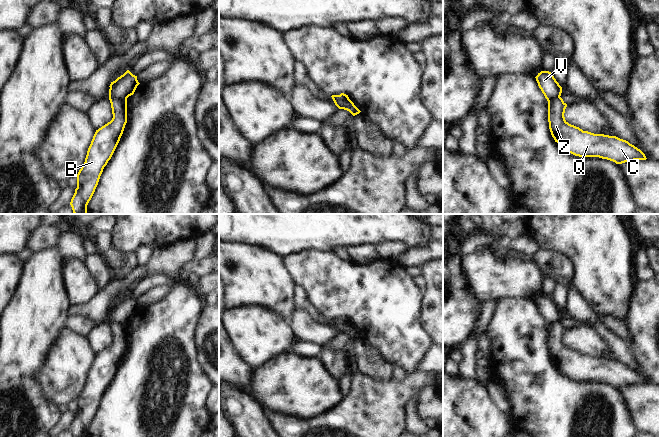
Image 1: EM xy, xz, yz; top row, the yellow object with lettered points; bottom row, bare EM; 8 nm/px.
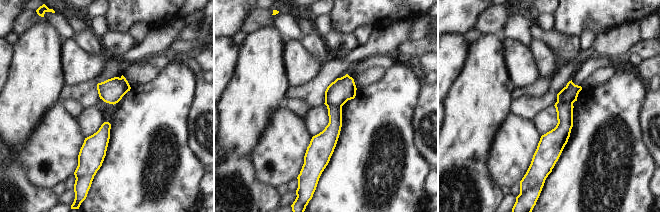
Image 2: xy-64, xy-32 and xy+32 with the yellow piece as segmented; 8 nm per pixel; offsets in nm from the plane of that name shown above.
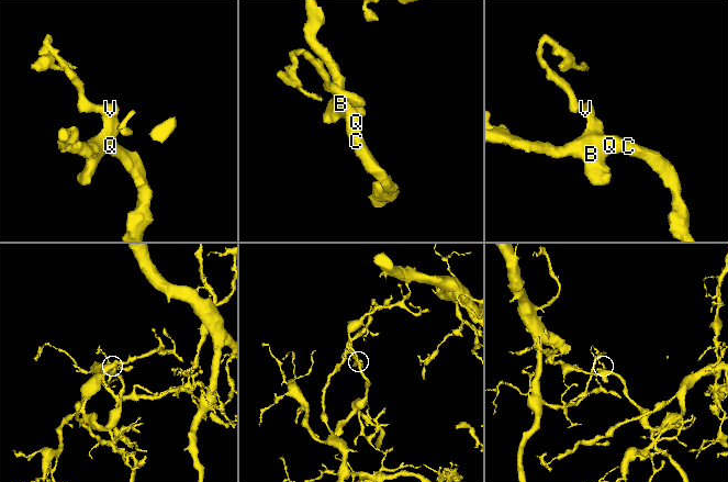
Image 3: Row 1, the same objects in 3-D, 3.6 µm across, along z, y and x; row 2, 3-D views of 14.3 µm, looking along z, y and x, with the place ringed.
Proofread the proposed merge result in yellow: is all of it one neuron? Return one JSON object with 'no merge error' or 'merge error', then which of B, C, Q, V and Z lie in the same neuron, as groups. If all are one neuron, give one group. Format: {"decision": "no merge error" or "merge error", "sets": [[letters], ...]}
{"decision": "merge error", "sets": [["B", "C", "Q", "Z"], ["V"]]}

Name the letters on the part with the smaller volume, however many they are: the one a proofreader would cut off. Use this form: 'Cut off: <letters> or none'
Cut off: V.

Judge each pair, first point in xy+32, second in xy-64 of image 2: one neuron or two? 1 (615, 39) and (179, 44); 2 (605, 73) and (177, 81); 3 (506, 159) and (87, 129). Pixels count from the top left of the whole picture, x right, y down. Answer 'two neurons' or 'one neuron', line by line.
1: two neurons
2: two neurons
3: two neurons

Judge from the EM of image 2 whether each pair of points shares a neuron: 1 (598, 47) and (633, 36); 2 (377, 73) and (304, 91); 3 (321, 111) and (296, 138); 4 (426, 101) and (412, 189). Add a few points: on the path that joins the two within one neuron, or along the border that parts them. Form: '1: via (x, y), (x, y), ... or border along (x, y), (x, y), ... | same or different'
1: via (607, 44), (612, 44), (624, 36) | same
2: border along (353, 66), (347, 73) | different
3: border along (302, 118), (307, 131), (312, 136) | different
4: border along (412, 127), (414, 146), (427, 163) | different

